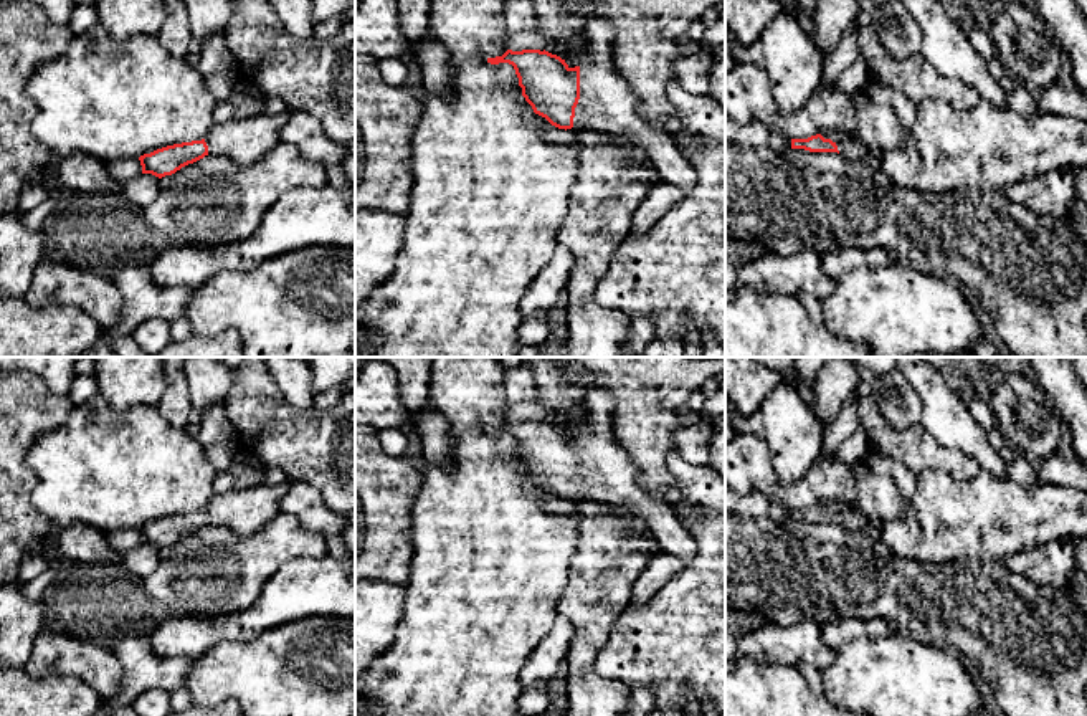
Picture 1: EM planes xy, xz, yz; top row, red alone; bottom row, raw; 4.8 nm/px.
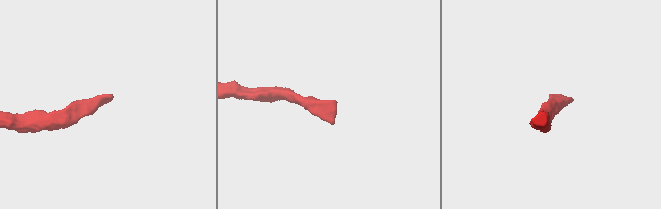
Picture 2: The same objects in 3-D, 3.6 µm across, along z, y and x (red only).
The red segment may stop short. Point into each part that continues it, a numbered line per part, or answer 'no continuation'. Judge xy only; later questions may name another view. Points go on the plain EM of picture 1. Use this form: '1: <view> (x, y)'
1: xy (243, 511)

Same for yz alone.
1: yz (846, 516)

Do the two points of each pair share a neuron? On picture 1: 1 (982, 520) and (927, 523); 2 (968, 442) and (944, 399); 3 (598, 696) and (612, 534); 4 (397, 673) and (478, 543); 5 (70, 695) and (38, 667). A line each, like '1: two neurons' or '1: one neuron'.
1: one neuron
2: one neuron
3: one neuron
4: one neuron
5: two neurons

